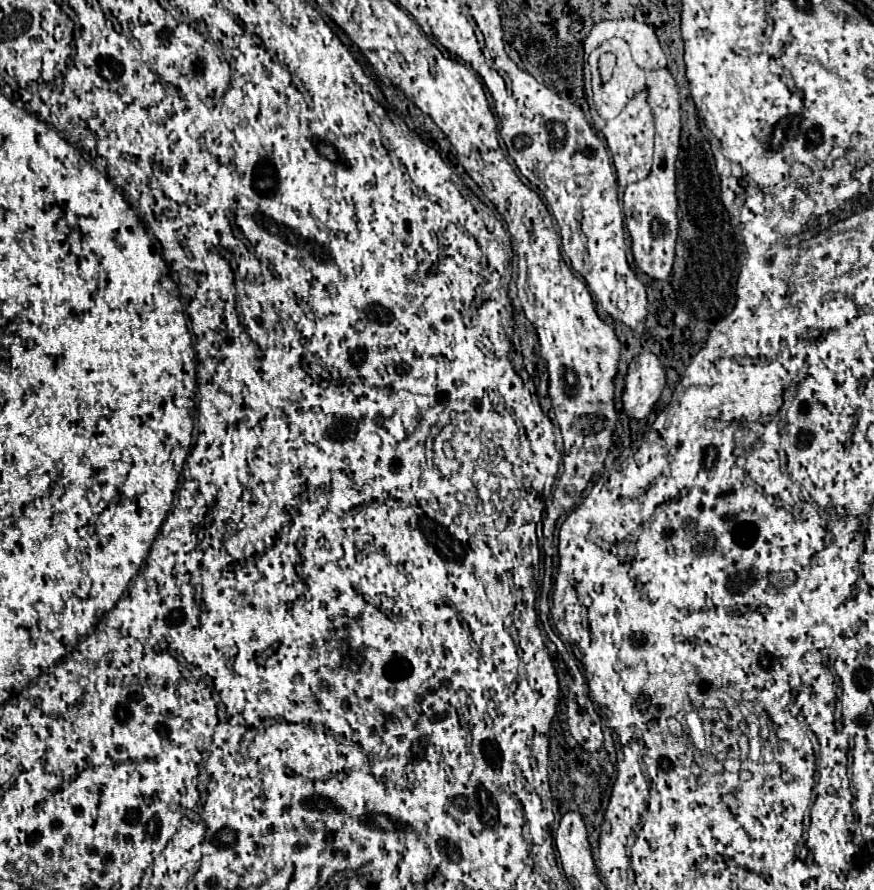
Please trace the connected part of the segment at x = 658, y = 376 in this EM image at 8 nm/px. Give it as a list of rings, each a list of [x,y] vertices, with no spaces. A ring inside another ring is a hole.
[[[655,355],[635,357],[625,375],[623,411],[631,419],[645,419],[661,397],[665,387],[665,371]]]

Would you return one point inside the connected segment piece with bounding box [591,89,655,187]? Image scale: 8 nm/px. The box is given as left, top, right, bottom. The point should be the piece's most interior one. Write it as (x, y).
(630, 135)

